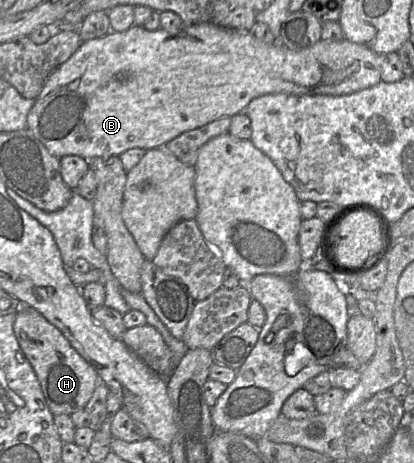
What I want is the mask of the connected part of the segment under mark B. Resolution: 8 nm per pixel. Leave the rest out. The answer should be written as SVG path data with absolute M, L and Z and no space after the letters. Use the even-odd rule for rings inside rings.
M211 23L184 25L176 32L168 32L162 28L156 31L149 31L143 26L133 25L124 32L110 32L103 37L82 42L77 51L48 77L27 116L27 128L44 144L50 154L58 158L78 155L87 160L93 160L98 157L120 156L132 148L143 148L146 150L163 148L168 142L186 131L202 127L222 117L232 117L245 112L250 101L262 95L284 93L291 95L341 96L364 90L379 82L381 82L381 70L378 54L363 45L353 43L347 39L340 41L324 41L321 39L308 48L290 50L278 44L278 42L276 44L265 43L256 38L251 31L224 28Z

